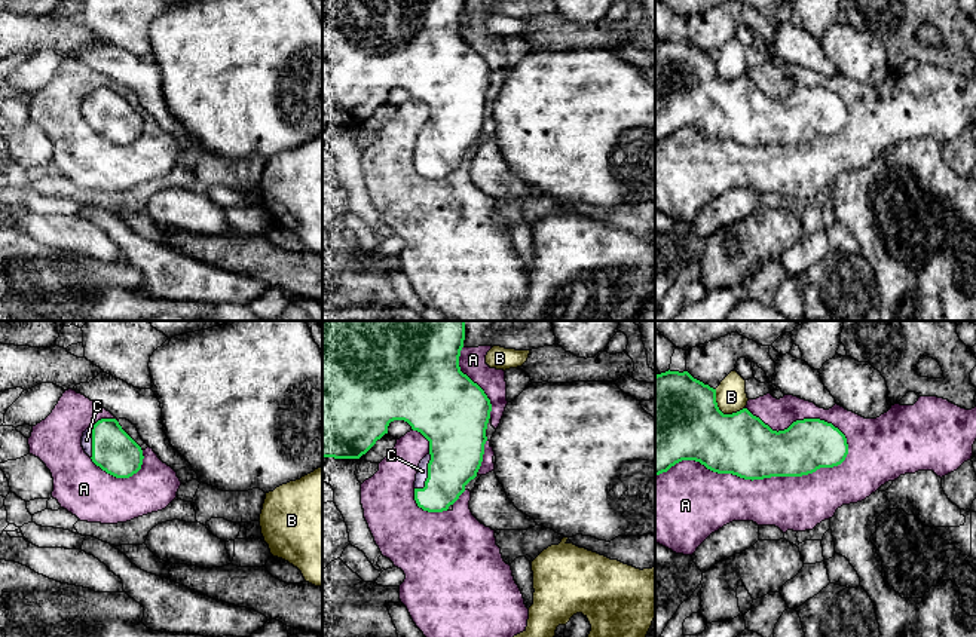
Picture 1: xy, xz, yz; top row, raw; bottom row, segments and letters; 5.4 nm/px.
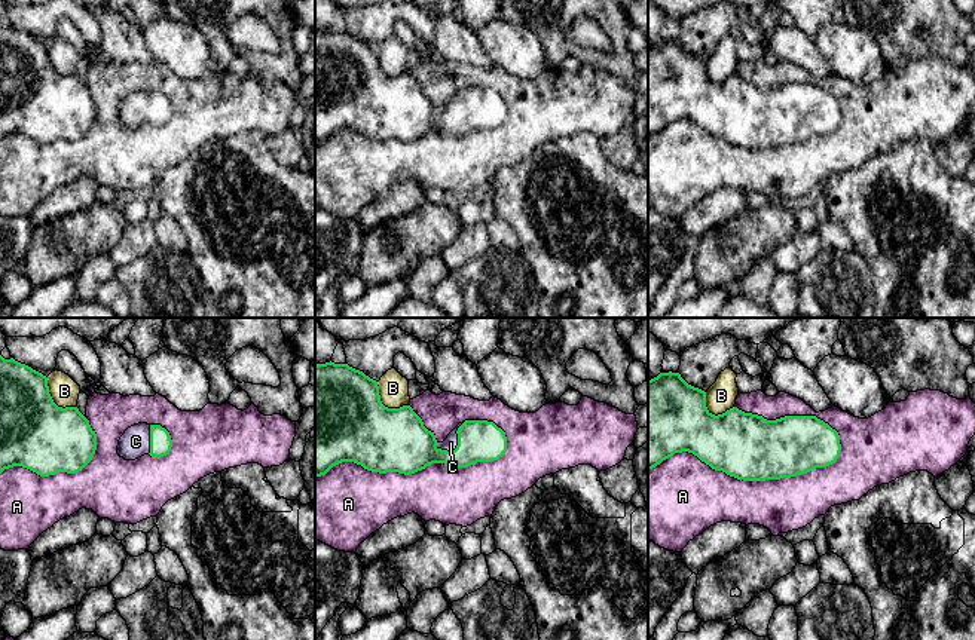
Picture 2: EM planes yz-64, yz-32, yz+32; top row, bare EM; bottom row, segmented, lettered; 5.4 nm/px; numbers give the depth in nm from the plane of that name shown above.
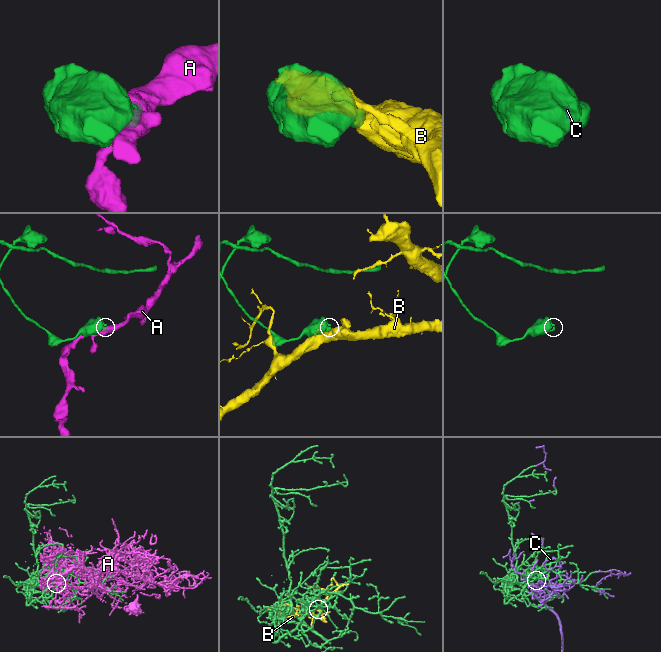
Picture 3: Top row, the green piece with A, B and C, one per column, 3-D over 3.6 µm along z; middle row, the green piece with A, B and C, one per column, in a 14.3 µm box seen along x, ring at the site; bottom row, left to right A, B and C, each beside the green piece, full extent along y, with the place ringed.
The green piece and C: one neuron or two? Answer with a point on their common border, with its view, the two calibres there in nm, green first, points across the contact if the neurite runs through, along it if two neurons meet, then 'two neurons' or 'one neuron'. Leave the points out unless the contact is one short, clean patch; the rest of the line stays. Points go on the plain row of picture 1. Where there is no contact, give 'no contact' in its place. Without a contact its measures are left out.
contact xz (428, 141); calibres 300 and 60 nm; one neuron

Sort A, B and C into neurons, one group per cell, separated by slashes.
A / B / C

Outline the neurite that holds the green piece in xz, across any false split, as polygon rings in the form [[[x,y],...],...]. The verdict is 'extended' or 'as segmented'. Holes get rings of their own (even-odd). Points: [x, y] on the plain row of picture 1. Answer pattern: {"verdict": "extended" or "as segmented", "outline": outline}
{"verdict": "extended", "outline": [[[322,0],[322,125],[360,126],[391,89],[404,88],[429,108],[414,168],[428,180],[447,178],[477,144],[492,79],[484,58],[461,39],[463,7],[465,0]]]}

